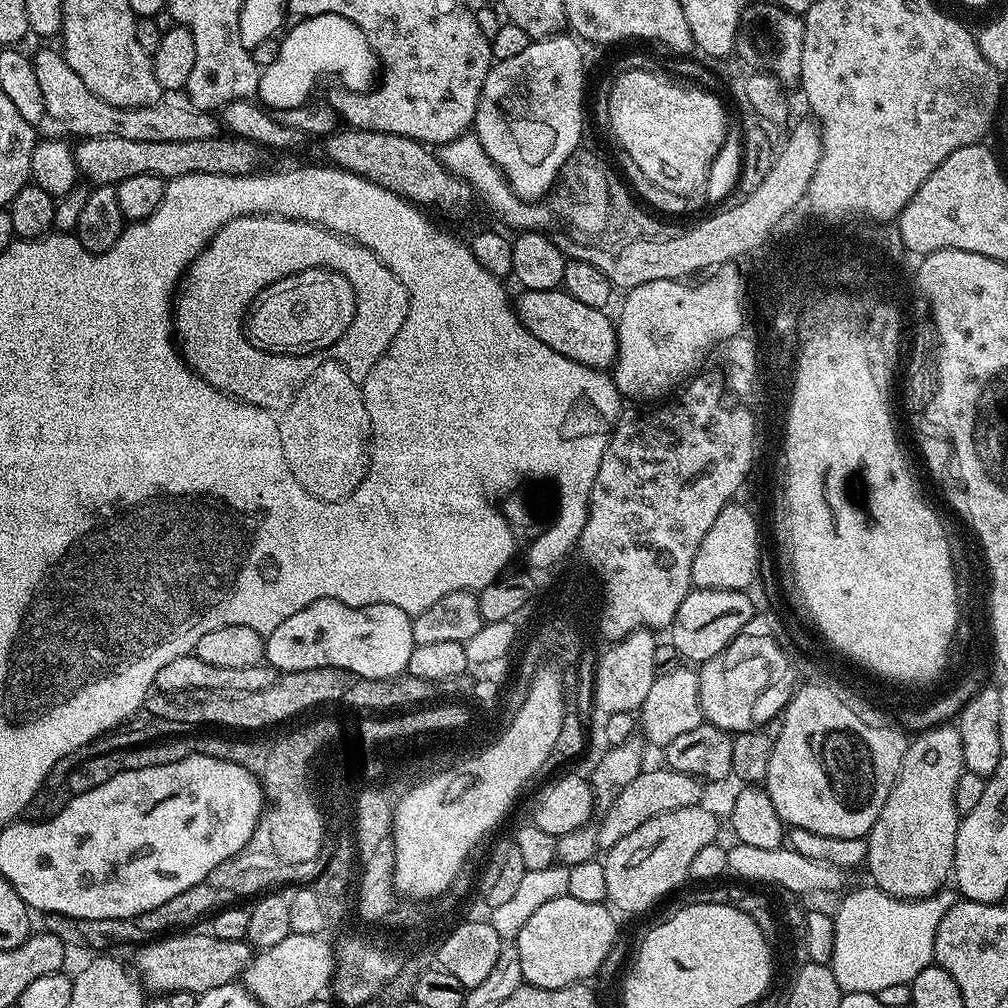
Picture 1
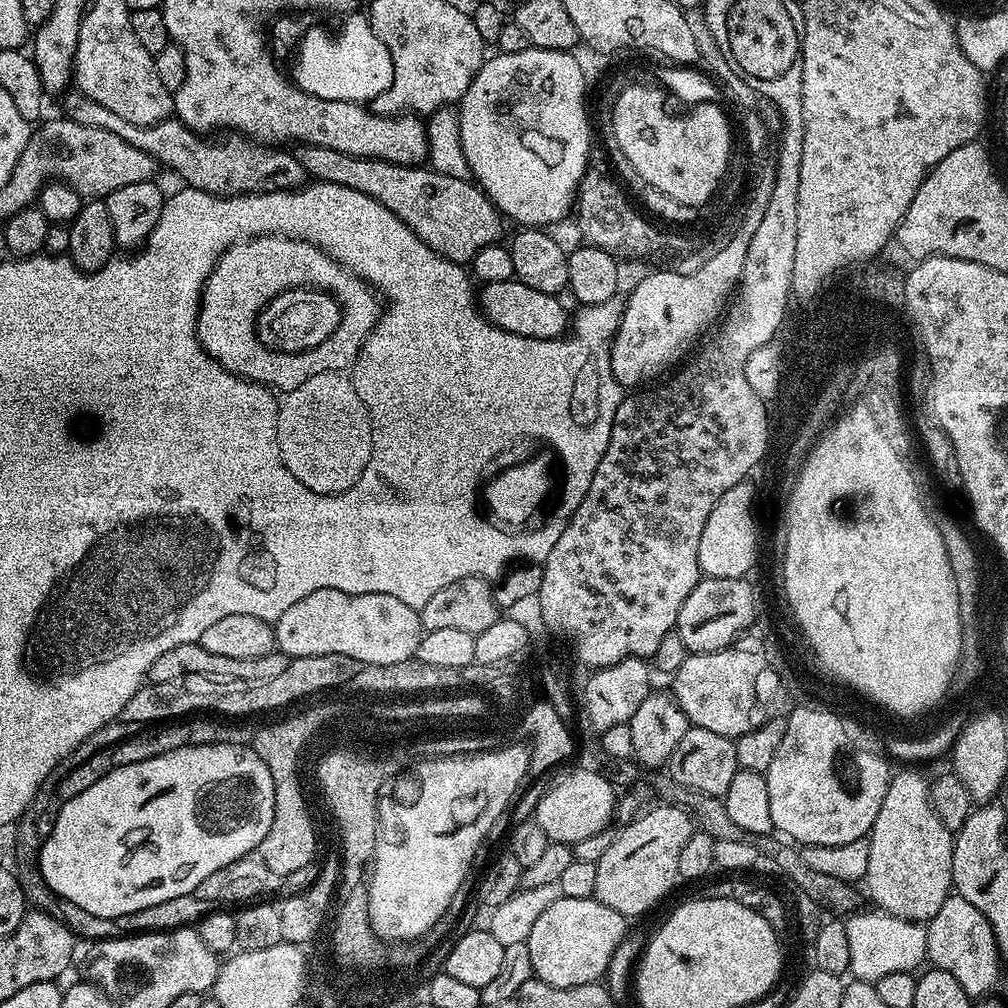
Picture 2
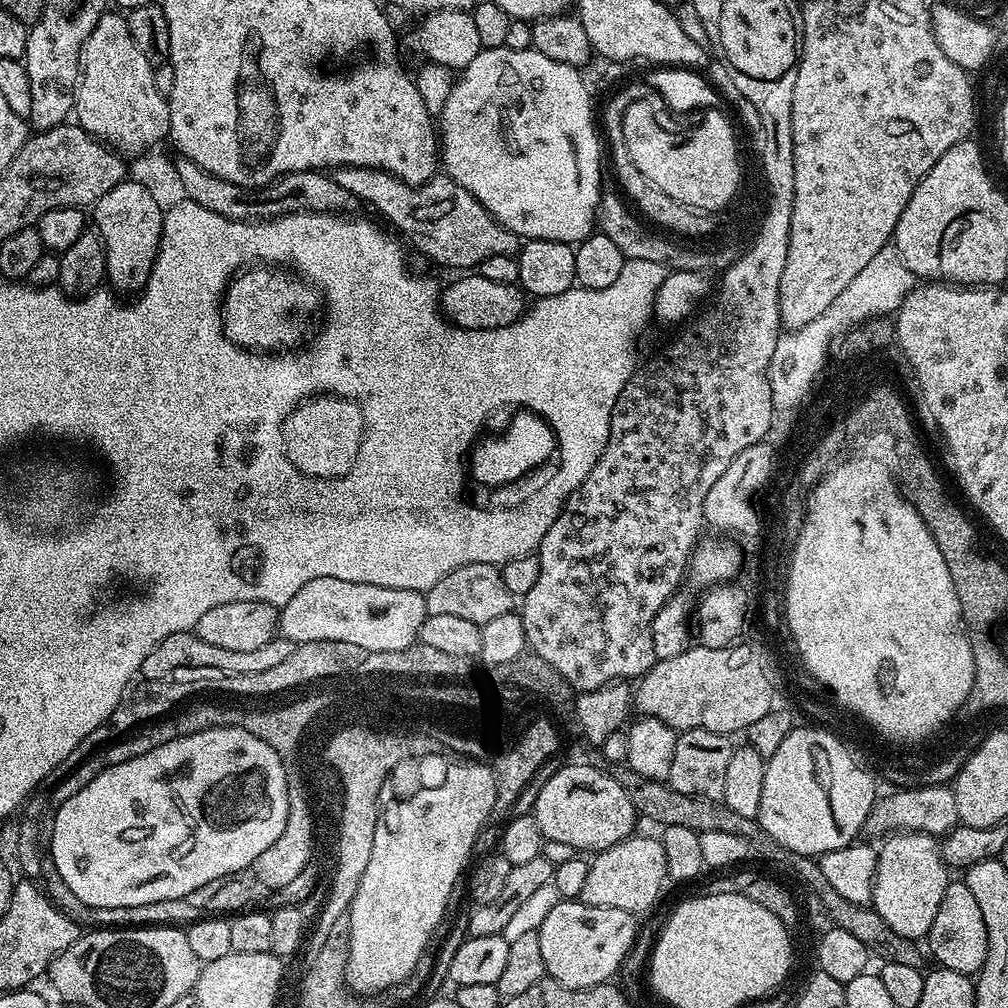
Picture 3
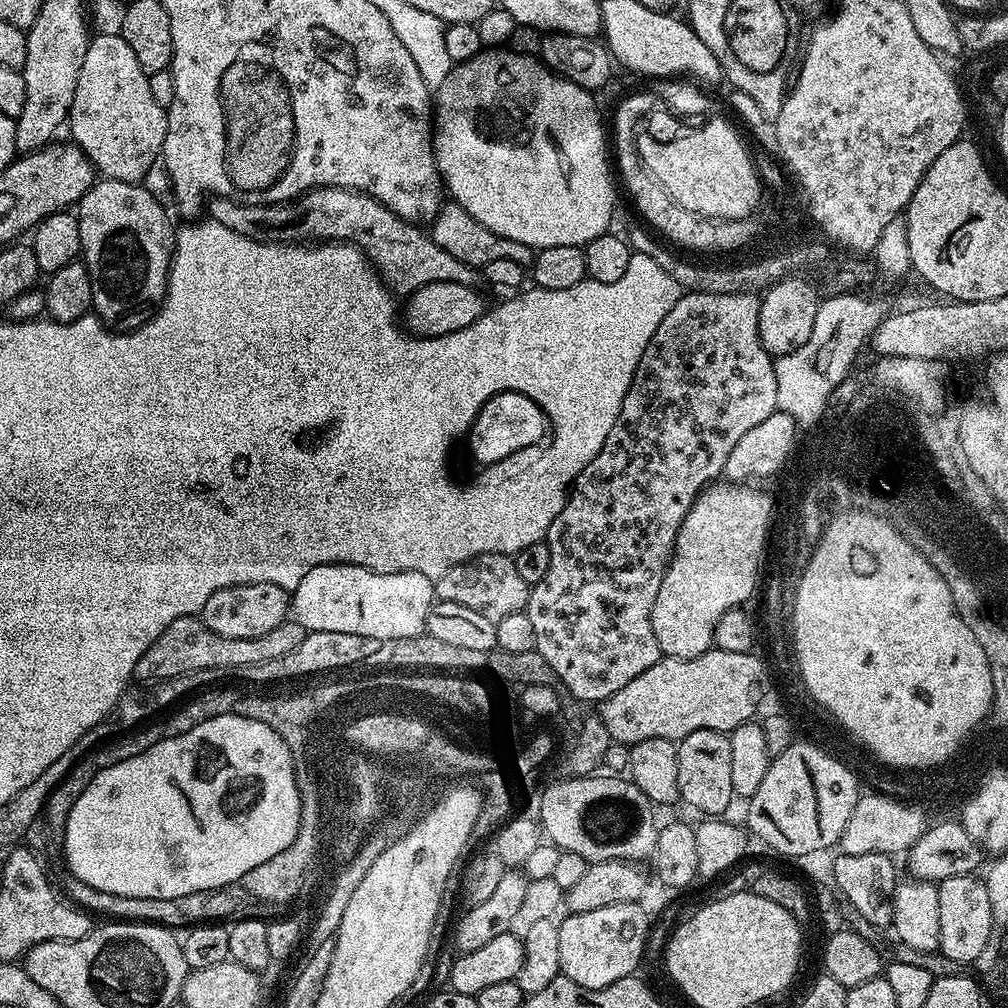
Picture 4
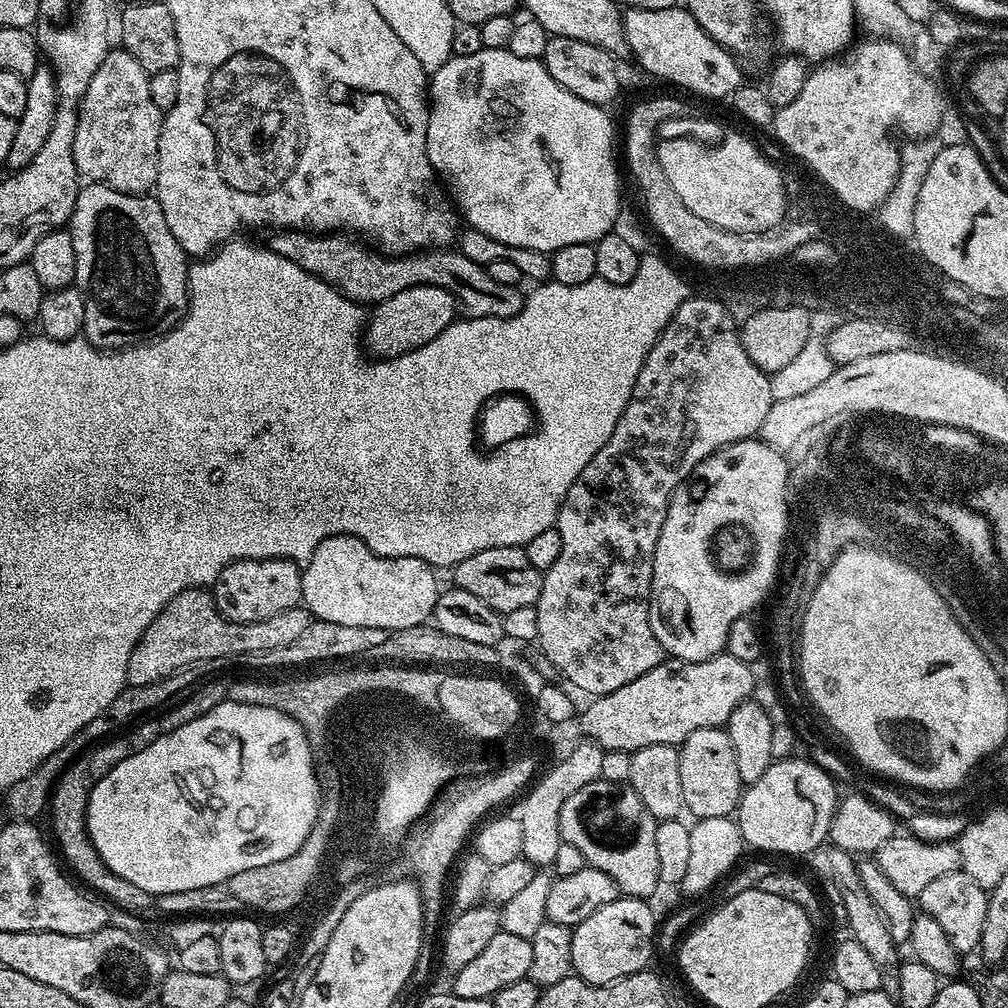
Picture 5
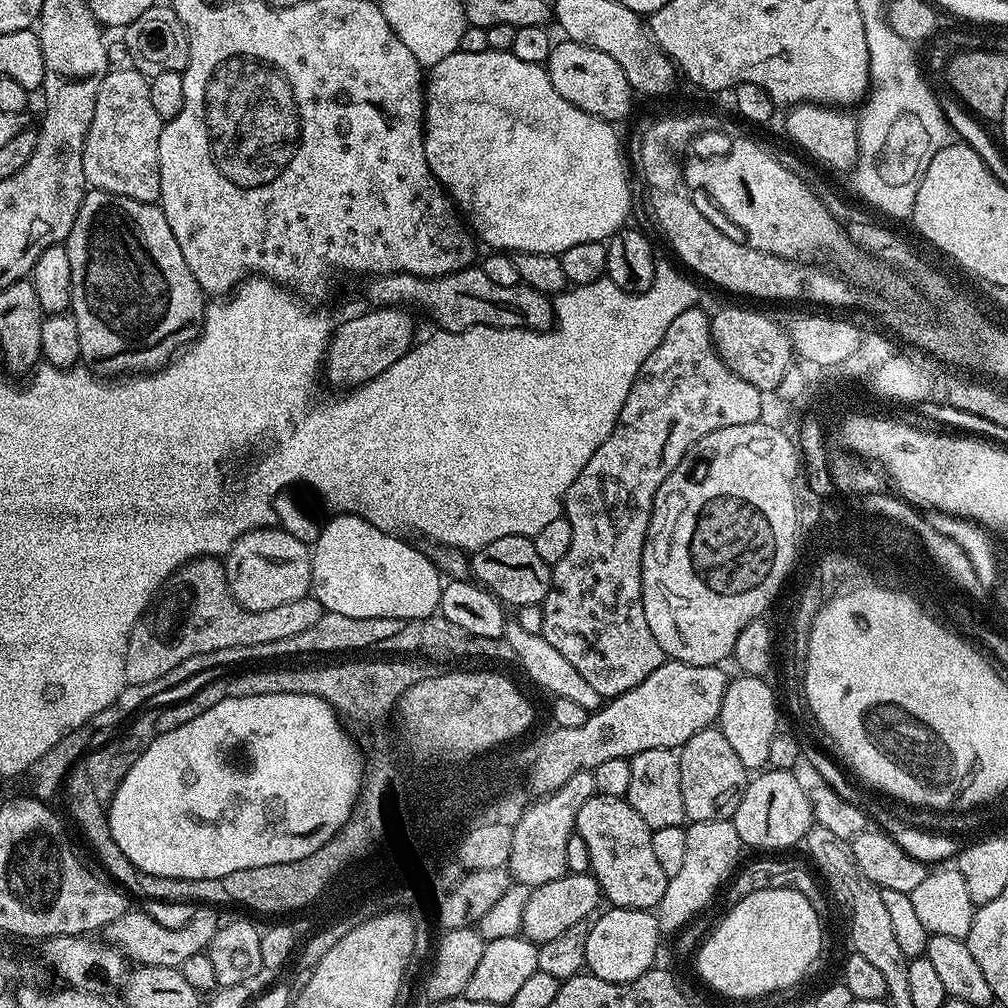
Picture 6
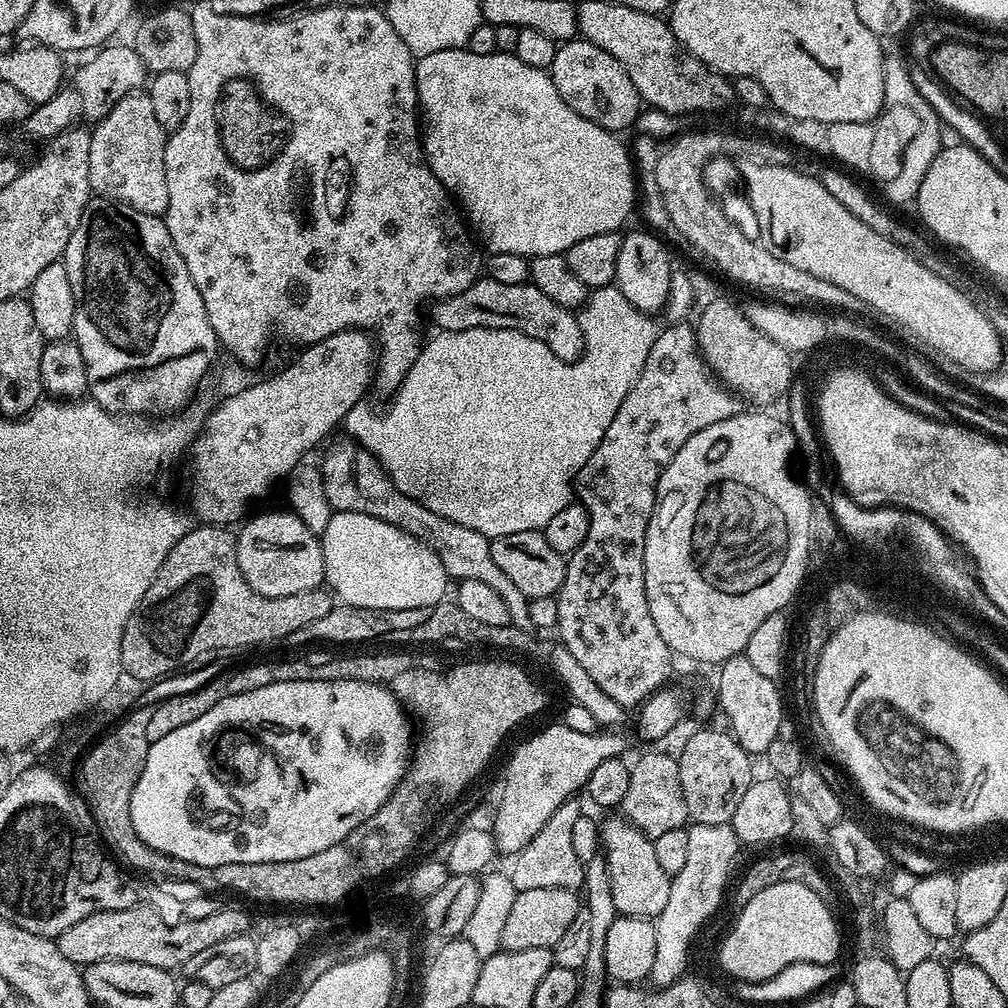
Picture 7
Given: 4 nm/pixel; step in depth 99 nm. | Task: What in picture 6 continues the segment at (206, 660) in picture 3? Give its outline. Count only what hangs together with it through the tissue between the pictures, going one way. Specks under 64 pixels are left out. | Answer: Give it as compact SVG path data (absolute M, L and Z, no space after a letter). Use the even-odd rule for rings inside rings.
M198 556L195 560L181 566L172 573L167 584L156 599L138 618L134 630L130 634L130 642L126 646L126 674L128 684L154 682L162 678L168 670L173 670L180 662L196 654L206 654L207 651L218 650L222 647L255 646L258 643L277 642L282 638L291 638L301 634L318 618L324 615L324 607L316 597L309 594L298 598L298 602L286 602L286 606L274 606L274 610L246 610L232 597L228 589L228 579L224 573L224 564L215 556Z

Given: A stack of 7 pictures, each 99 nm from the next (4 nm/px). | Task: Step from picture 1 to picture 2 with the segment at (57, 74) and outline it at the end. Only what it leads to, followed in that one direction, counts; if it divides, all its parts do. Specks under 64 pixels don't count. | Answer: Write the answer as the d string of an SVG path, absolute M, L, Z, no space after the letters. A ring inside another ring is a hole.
M79 90L69 91L63 100L63 115L67 119L118 134L122 142L130 142L130 146L150 154L157 165L164 167L165 164L170 171L177 172L189 188L215 196L246 196L258 192L291 192L305 183L302 166L291 151L257 144L243 134L224 134L221 140L208 140L212 138L202 138L201 133L190 130L175 118L150 126L138 126L134 122L126 122L126 118L118 118L114 110L106 110L106 106L94 102Z

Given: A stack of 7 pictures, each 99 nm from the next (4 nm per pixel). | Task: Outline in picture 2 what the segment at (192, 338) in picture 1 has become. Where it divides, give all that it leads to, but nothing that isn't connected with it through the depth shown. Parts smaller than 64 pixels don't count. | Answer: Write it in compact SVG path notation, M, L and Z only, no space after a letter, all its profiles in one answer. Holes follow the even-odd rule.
M254 236L250 240L241 240L232 244L220 256L220 261L212 268L204 284L204 293L200 296L200 313L196 319L196 336L210 359L216 360L230 374L241 376L243 380L253 380L265 388L287 394L306 382L308 378L323 372L343 373L356 363L360 349L374 330L382 311L382 300L371 284L355 276L349 268L341 266L330 258L317 244L309 240L296 240L292 236ZM291 288L317 288L320 292L331 292L340 301L340 345L334 350L336 360L319 360L315 351L310 352L275 352L256 337L256 319L258 314L278 294Z

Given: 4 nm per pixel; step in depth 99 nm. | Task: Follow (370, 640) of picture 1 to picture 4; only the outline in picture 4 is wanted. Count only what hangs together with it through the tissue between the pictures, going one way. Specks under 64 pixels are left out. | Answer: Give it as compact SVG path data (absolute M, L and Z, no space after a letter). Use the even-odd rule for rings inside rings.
M323 564L322 566L314 566L314 570L306 573L306 578L302 582L298 582L296 588L290 592L290 616L291 619L297 620L304 627L305 633L321 632L322 630L334 630L338 634L362 634L366 638L374 638L381 642L393 640L394 638L414 638L415 636L425 635L428 627L428 615L434 603L434 580L433 577L426 574L418 574L417 572L378 572L374 574L368 568L362 566L354 566L353 564Z

